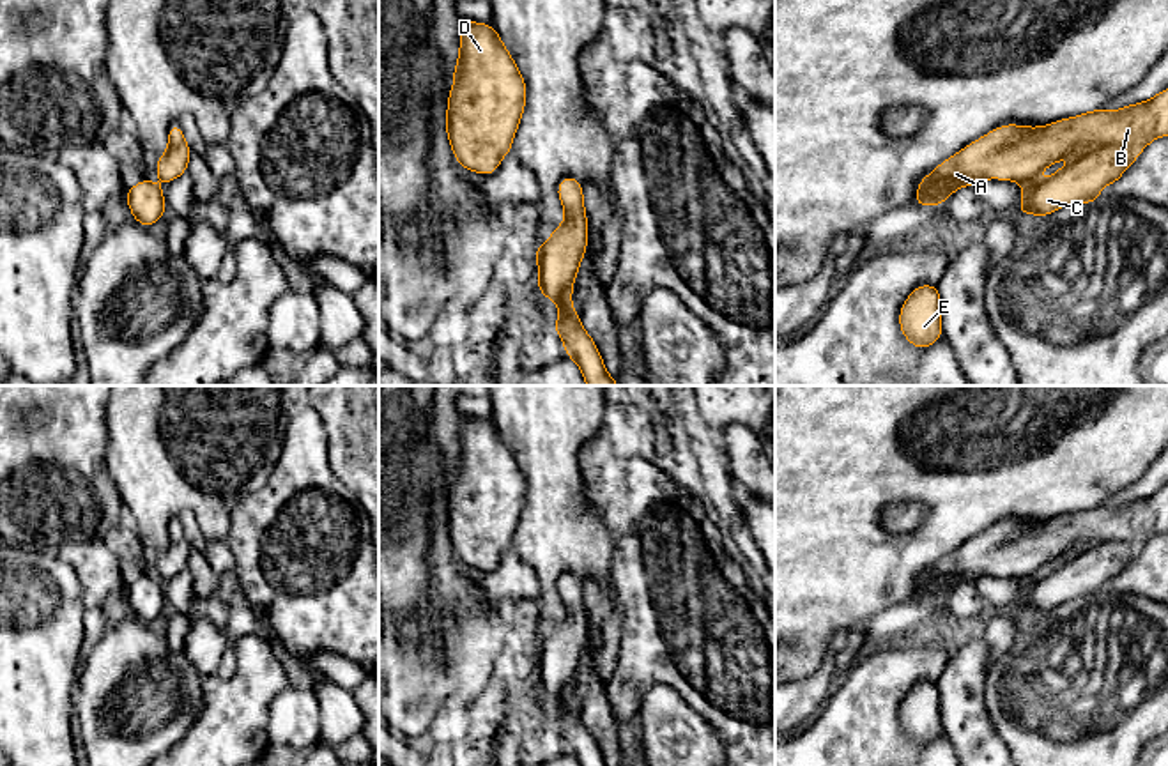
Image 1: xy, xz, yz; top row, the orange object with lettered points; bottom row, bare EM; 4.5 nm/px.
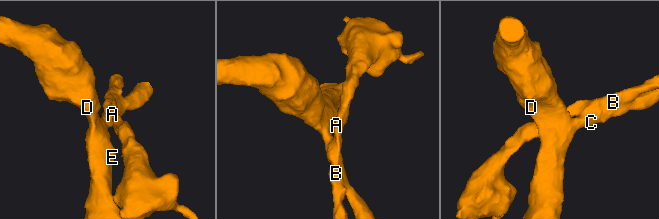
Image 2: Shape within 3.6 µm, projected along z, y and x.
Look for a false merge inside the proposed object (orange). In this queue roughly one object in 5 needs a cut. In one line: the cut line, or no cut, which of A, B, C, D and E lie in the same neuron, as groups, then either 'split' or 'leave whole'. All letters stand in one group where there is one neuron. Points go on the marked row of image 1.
no cut | A B C D E | leave whole

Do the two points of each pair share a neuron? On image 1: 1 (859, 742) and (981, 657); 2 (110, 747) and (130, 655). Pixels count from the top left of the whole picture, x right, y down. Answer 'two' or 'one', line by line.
1: one
2: one

